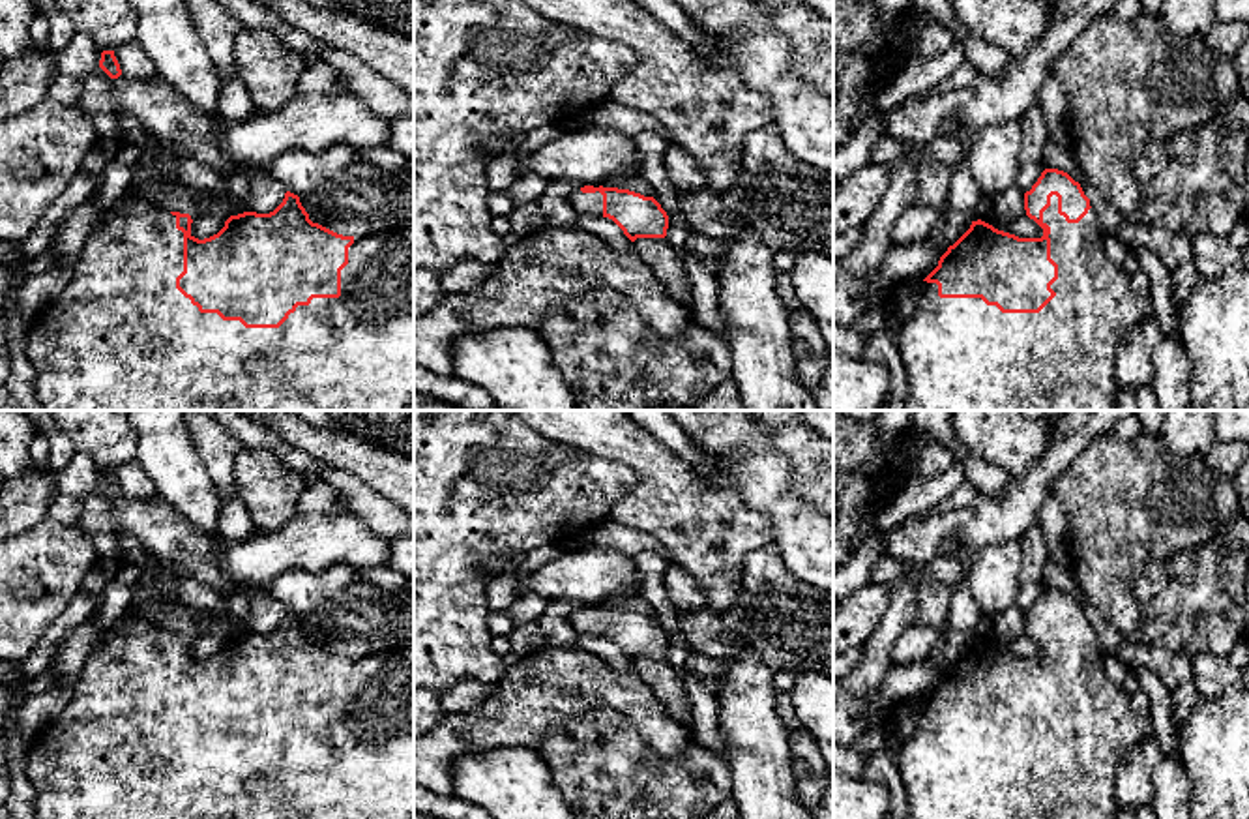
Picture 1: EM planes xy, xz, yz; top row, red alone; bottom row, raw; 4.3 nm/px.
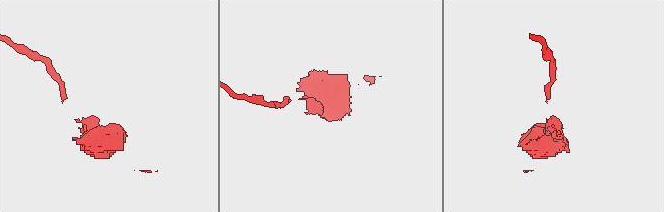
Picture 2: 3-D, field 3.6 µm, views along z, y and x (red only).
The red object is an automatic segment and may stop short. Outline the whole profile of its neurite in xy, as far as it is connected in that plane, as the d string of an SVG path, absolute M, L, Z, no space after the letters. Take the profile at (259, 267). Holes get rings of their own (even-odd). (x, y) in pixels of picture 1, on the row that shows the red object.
M287 191L283 202L270 214L243 212L230 216L225 227L204 240L191 234L191 223L198 216L170 212L155 199L125 199L116 204L112 216L88 238L75 274L64 292L51 300L28 326L26 356L36 371L36 395L45 410L408 410L414 403L414 223L401 229L369 234L343 236L309 219L300 197Z

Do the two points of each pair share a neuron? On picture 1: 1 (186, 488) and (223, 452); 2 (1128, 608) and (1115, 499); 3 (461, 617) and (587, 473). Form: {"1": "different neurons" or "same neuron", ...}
{"1": "different neurons", "2": "same neuron", "3": "same neuron"}

